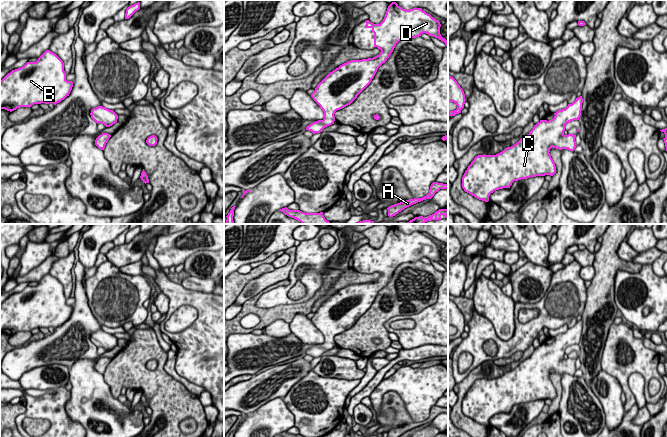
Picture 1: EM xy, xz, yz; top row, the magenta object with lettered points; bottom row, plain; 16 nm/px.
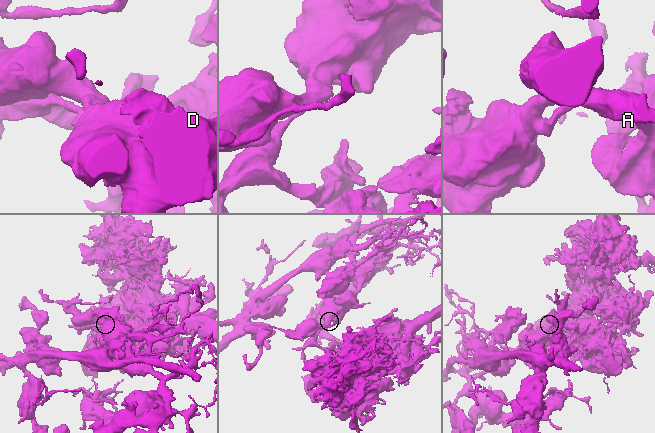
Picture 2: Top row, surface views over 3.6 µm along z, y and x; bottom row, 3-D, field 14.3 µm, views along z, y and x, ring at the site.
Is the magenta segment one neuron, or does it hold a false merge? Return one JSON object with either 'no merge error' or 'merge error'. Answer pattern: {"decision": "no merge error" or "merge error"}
{"decision": "merge error"}

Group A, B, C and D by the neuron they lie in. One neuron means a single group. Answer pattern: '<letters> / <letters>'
A / B C D

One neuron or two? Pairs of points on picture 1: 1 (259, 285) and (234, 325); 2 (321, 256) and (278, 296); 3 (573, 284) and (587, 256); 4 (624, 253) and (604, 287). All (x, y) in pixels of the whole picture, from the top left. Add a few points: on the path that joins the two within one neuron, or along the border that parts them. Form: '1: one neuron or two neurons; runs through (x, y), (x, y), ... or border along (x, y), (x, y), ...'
1: two neurons; border along (271, 285), (249, 298), (242, 305)
2: one neuron; runs through (307, 256), (294, 268), (292, 282)
3: two neurons; border along (574, 260), (581, 267)
4: two neurons; border along (623, 240), (617, 254), (629, 262)

